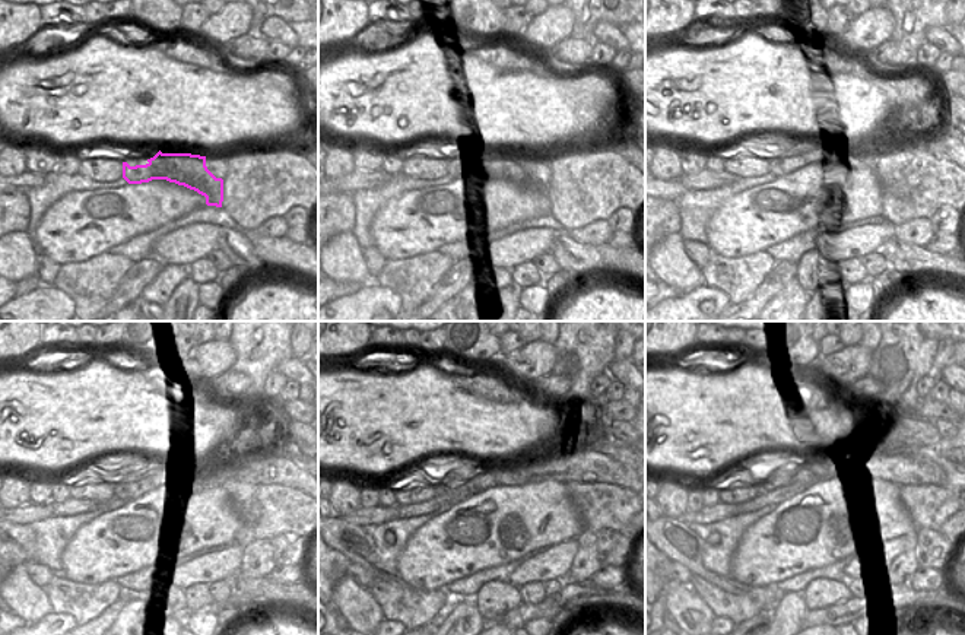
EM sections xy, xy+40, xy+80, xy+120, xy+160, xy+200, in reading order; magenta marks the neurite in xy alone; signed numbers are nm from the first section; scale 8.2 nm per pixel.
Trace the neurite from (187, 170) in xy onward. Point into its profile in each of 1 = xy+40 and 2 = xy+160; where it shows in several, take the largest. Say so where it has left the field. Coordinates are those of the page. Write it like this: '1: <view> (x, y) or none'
1: xy+40 (510, 170)
2: xy+160 (498, 472)

